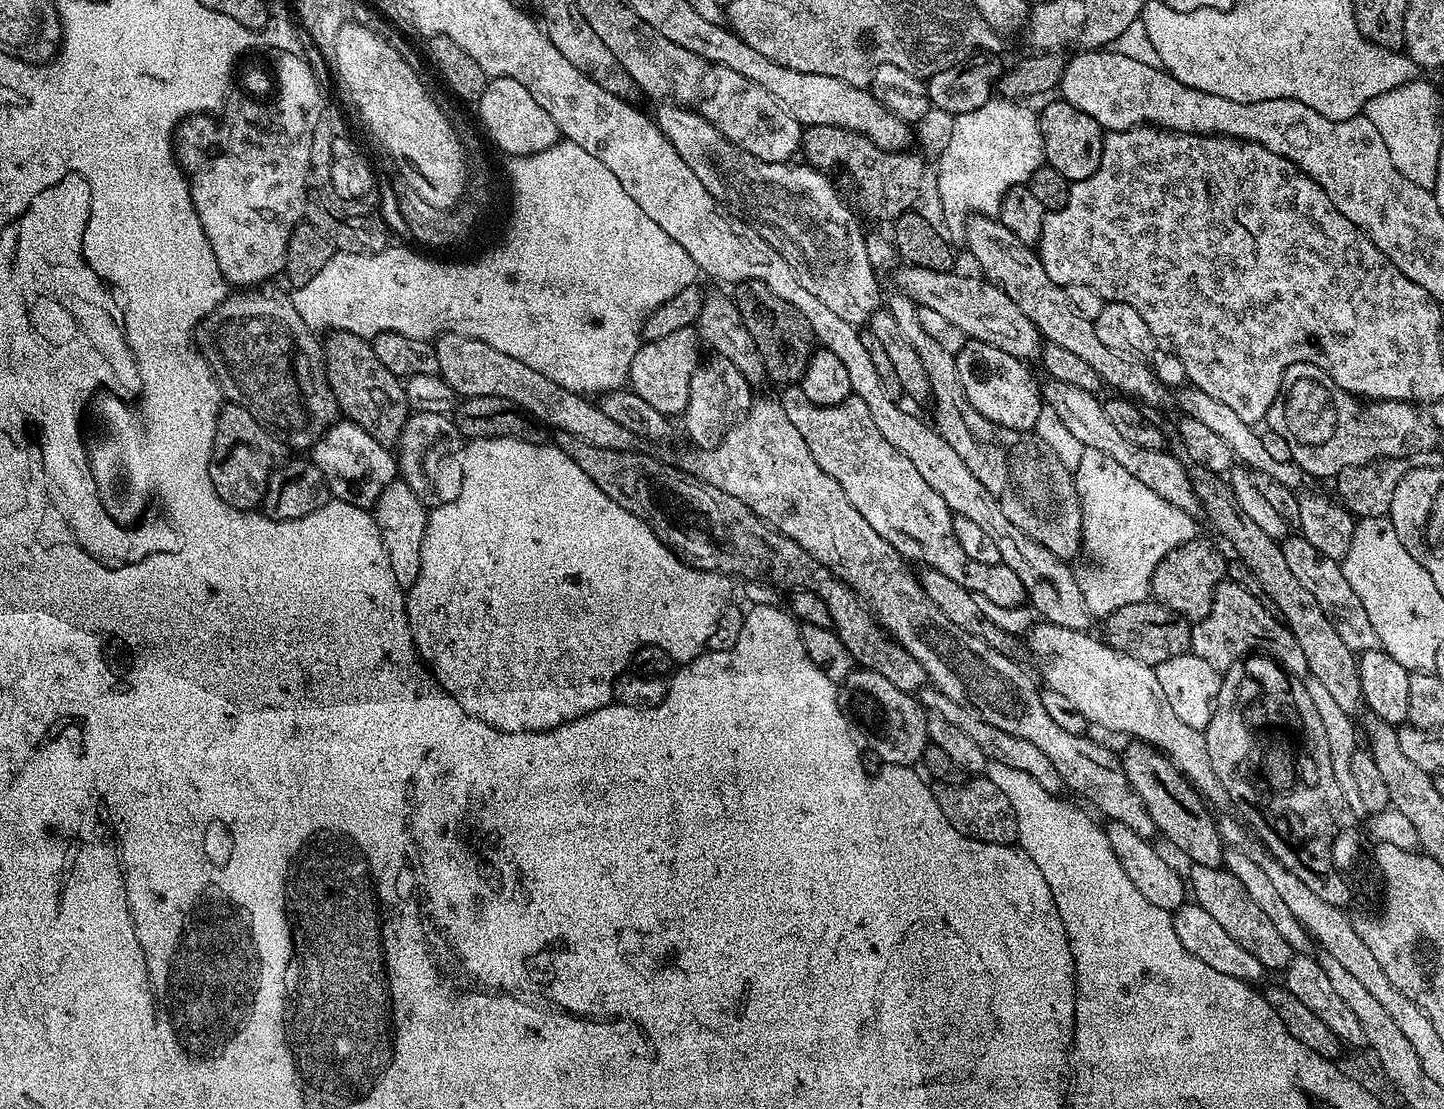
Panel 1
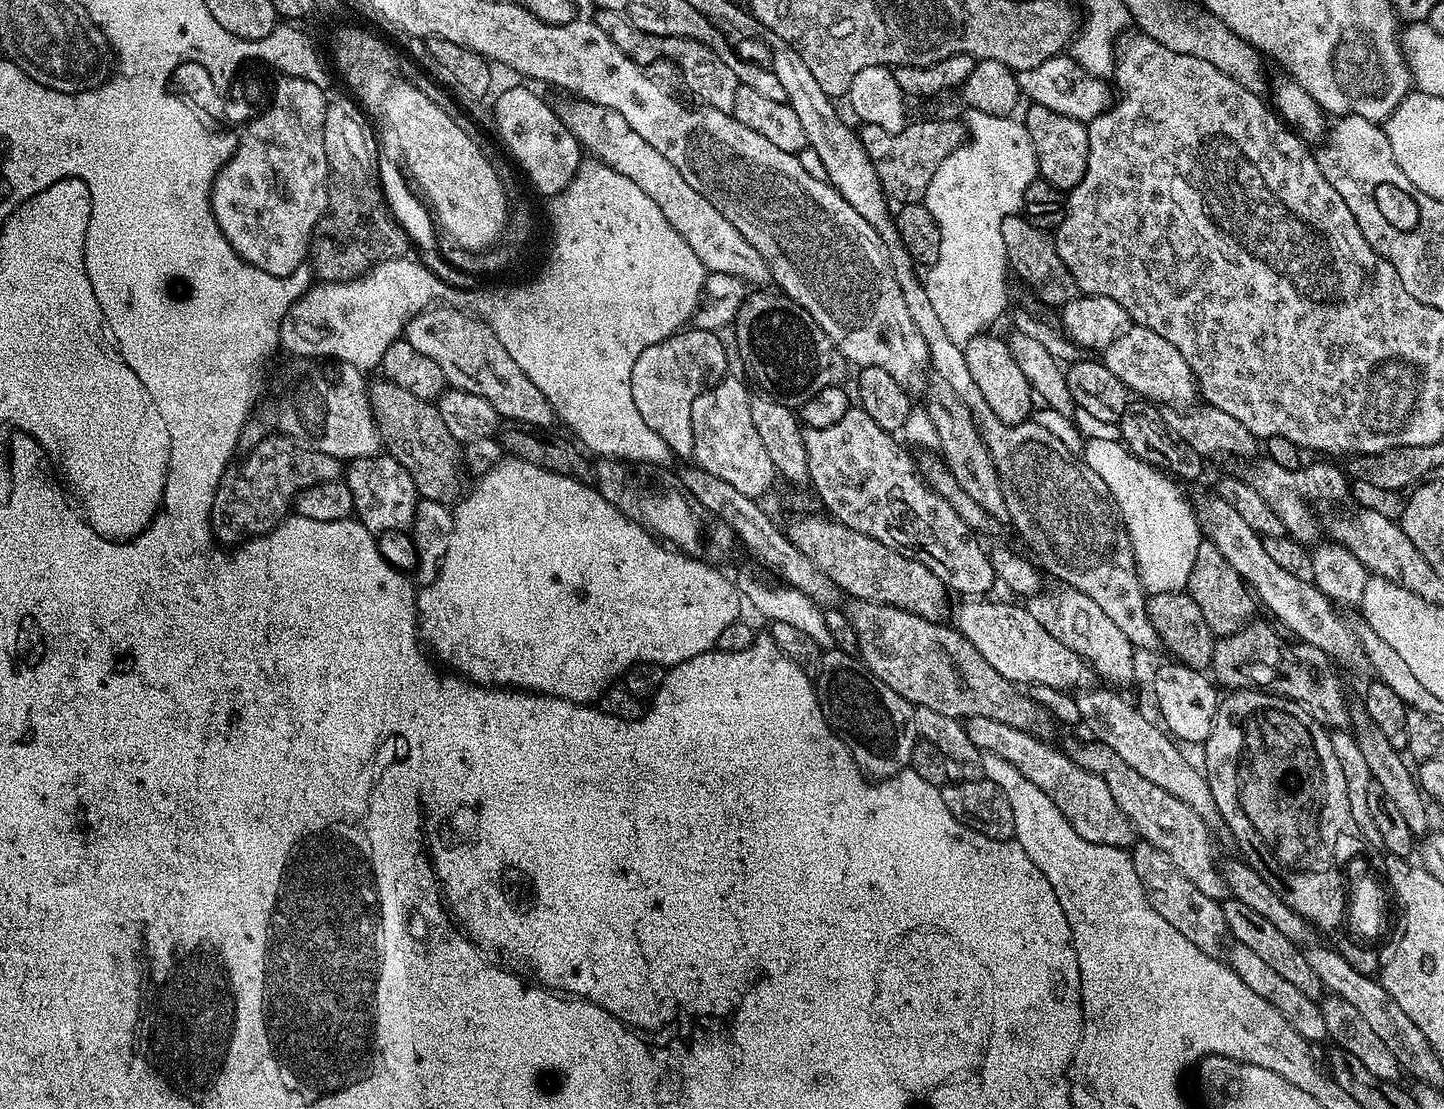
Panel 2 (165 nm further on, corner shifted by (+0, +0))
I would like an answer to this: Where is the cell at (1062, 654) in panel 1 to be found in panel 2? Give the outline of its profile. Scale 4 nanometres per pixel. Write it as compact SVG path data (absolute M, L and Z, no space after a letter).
M964 598L959 601L951 623L970 641L974 650L1017 686L1041 684L1063 690L1083 690L1093 683L1091 666L1074 650L1062 646L1054 634L1046 634L1034 614L1016 602L997 602L992 598Z

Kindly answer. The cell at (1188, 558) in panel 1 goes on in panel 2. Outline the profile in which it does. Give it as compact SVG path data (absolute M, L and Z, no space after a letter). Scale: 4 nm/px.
M1201 542L1198 546L1198 558L1194 558L1194 570L1190 570L1186 591L1189 596L1194 598L1194 602L1198 602L1198 610L1202 610L1202 614L1206 618L1206 626L1210 626L1213 636L1217 638L1242 630L1253 619L1253 593L1238 574L1238 570L1234 570L1234 566L1230 566L1230 562L1226 562L1226 558L1222 558L1222 550L1218 550L1218 546L1207 542Z

